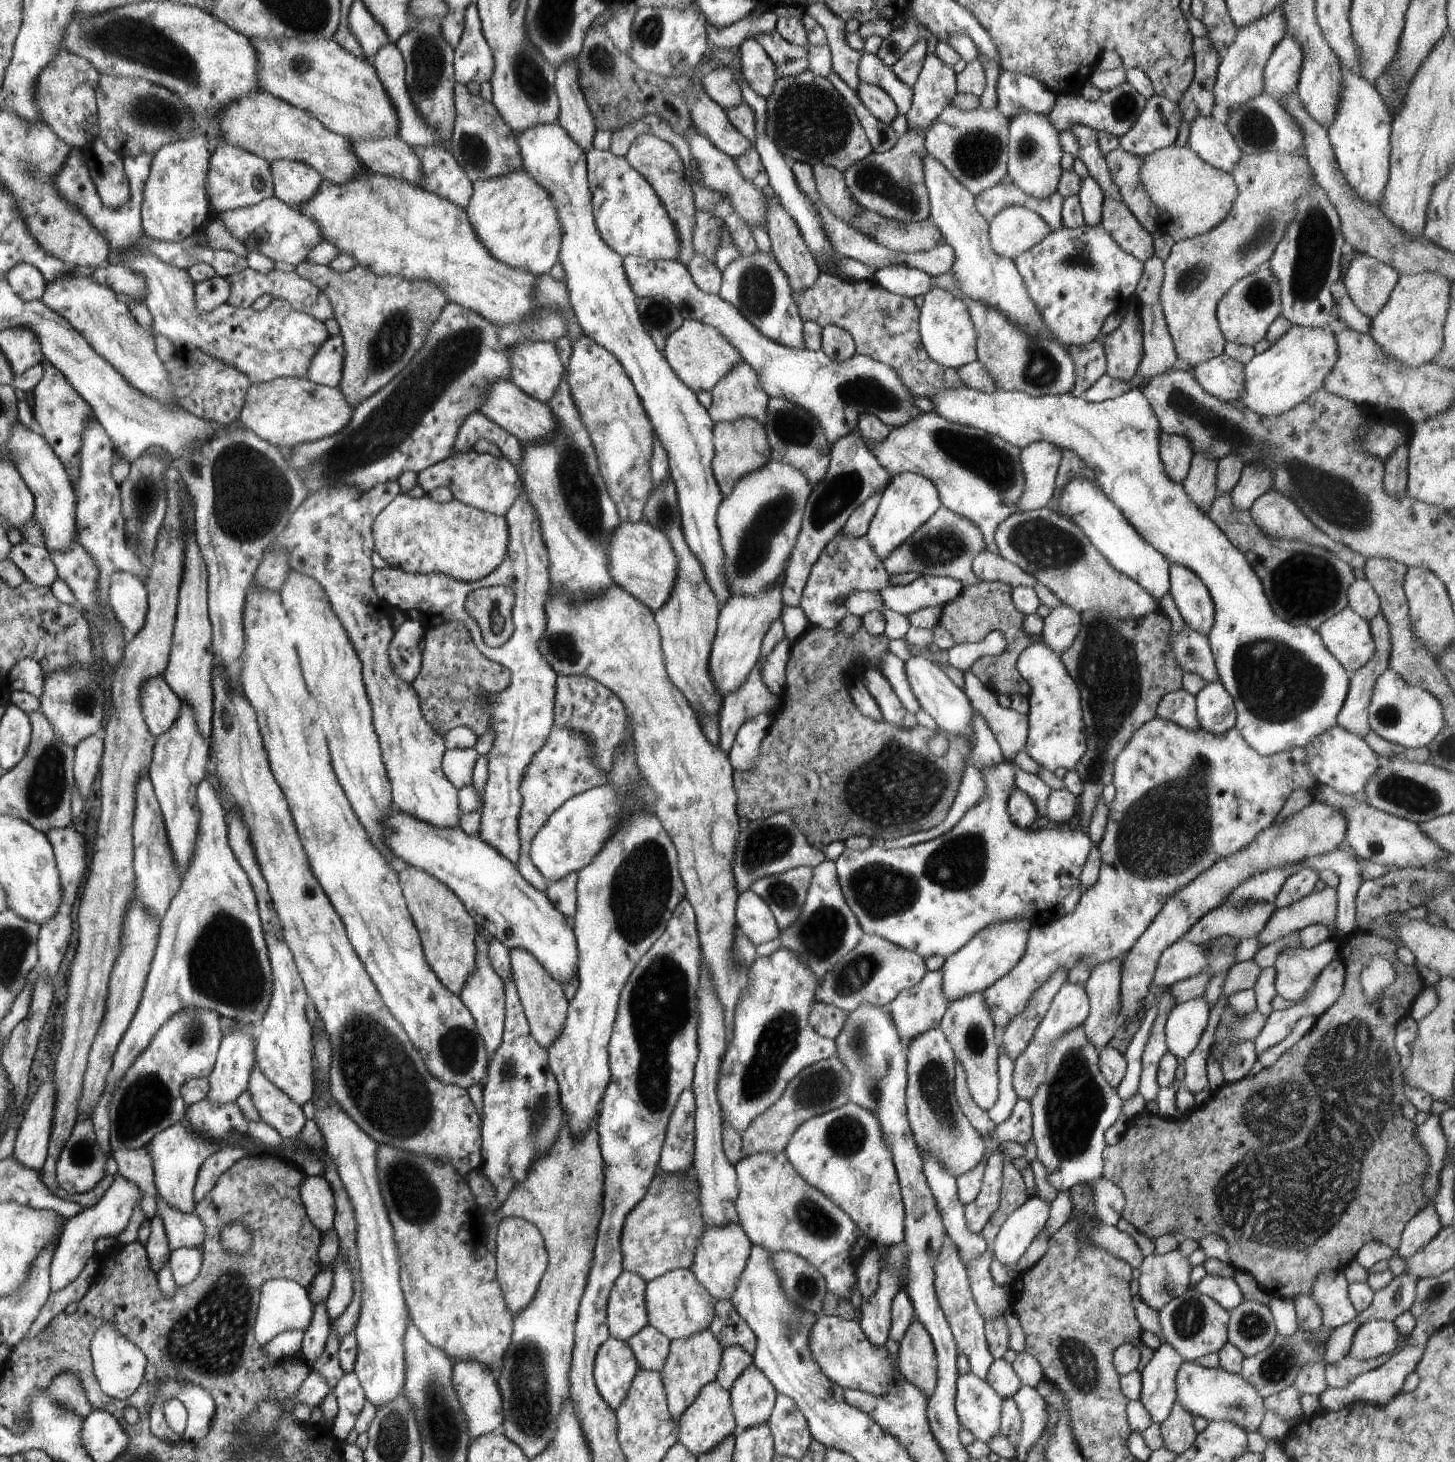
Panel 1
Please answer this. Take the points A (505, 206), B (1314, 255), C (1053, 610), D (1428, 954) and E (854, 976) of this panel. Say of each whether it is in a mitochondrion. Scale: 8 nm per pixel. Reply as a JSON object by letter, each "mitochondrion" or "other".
{"A":"other","B":"mitochondrion","C":"other","D":"other","E":"mitochondrion"}

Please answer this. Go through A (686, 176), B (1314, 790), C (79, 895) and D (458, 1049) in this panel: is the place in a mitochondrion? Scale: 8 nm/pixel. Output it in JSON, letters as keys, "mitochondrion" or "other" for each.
{"A":"other","B":"other","C":"other","D":"mitochondrion"}

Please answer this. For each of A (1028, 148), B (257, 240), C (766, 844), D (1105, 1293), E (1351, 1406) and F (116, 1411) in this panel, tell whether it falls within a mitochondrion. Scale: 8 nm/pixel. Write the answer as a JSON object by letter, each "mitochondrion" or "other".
{"A":"mitochondrion","B":"other","C":"mitochondrion","D":"other","E":"other","F":"other"}

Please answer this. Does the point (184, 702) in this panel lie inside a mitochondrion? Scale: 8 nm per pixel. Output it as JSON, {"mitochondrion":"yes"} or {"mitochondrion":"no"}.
{"mitochondrion":"no"}

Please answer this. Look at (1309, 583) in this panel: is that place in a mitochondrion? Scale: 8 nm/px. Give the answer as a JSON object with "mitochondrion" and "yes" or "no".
{"mitochondrion":"yes"}

